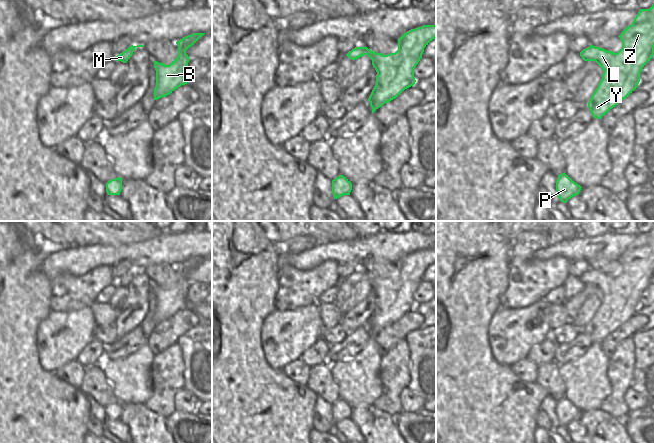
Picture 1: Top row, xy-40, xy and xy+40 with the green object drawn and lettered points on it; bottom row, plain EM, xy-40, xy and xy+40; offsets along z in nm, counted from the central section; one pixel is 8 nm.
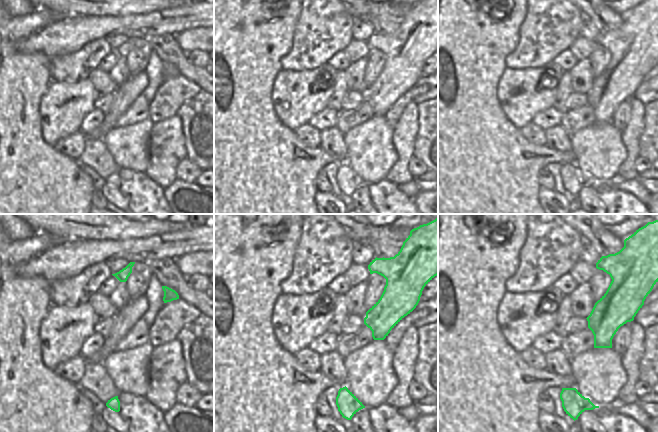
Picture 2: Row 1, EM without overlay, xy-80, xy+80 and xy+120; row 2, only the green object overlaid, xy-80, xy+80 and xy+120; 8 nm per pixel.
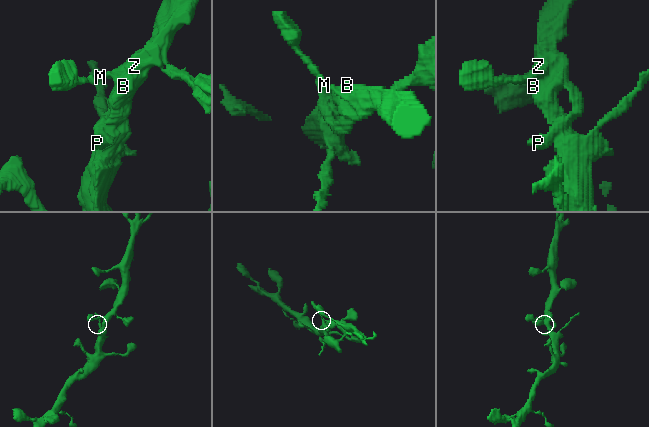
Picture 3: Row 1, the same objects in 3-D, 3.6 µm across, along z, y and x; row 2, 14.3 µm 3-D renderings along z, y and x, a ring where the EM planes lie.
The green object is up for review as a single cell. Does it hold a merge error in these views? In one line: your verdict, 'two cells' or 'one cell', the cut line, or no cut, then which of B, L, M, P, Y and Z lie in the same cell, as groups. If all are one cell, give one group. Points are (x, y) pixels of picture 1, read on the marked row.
one cell | no cut | B L M P Y Z

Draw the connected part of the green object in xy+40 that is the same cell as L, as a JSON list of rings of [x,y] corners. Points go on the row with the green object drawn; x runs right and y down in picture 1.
[[[654,5],[649,9],[640,9],[632,24],[618,37],[622,48],[617,53],[593,45],[580,52],[584,61],[595,61],[603,70],[602,78],[588,102],[592,116],[597,119],[601,119],[637,88],[642,68],[654,55]]]

